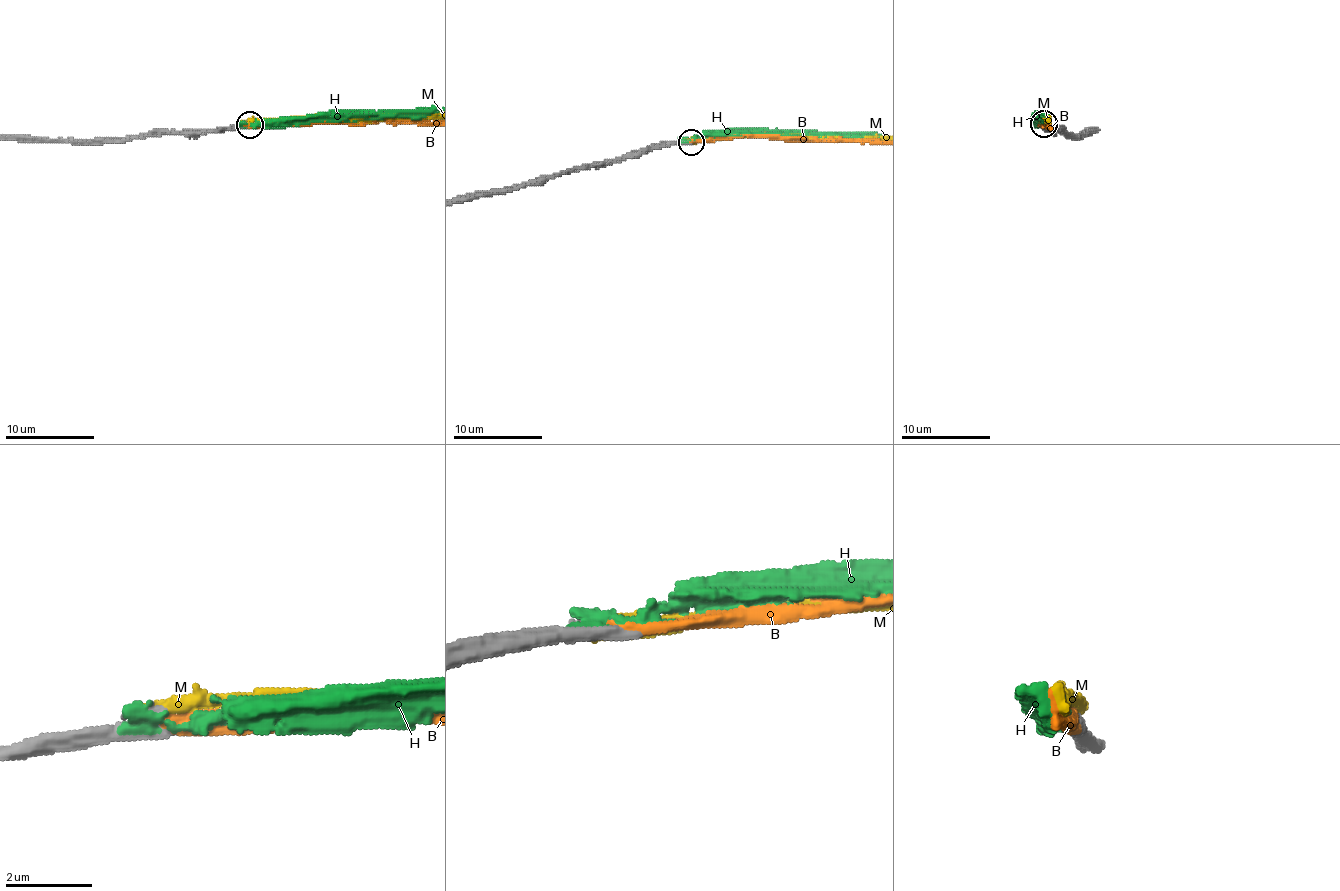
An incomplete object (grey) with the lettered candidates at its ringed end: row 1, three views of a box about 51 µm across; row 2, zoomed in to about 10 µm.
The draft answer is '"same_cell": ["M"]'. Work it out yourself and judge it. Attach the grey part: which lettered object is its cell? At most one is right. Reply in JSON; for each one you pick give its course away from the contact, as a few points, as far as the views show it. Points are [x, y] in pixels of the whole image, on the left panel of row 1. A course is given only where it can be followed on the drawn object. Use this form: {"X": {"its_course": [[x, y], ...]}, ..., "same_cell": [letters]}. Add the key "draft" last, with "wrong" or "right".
{"same_cell": ["B"], "draft": "wrong"}

